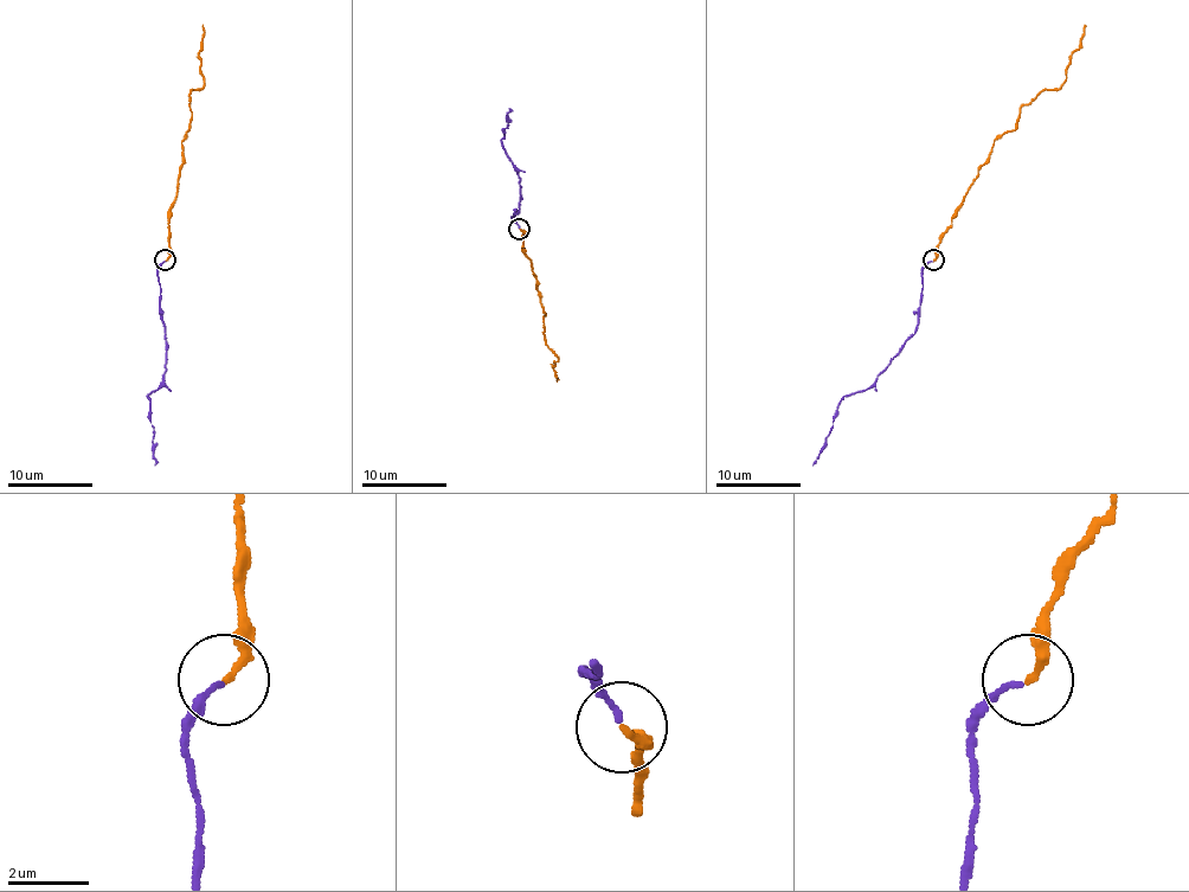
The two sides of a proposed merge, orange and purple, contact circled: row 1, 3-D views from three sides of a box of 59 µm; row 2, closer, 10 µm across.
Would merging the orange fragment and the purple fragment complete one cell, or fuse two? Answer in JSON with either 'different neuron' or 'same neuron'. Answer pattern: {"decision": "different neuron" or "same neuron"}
{"decision": "same neuron"}

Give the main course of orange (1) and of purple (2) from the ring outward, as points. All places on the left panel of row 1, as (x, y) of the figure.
1: (166, 261), (168, 210), (177, 194), (182, 142), (190, 129), (190, 95), (204, 84), (200, 57), (201, 25)
2: (166, 261), (158, 269), (166, 373), (149, 395), (155, 464)

